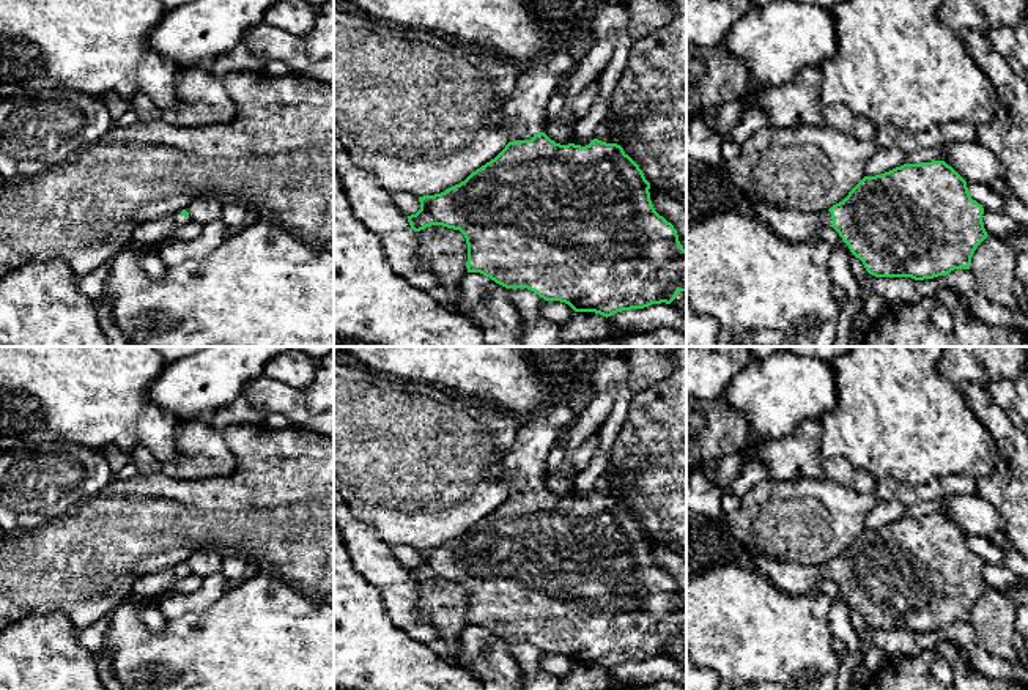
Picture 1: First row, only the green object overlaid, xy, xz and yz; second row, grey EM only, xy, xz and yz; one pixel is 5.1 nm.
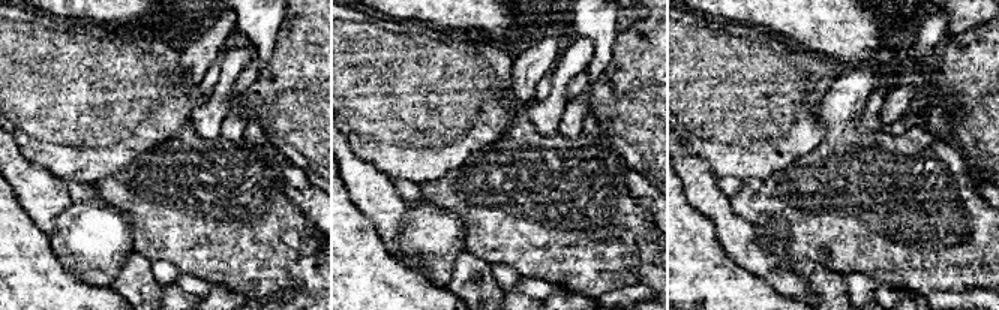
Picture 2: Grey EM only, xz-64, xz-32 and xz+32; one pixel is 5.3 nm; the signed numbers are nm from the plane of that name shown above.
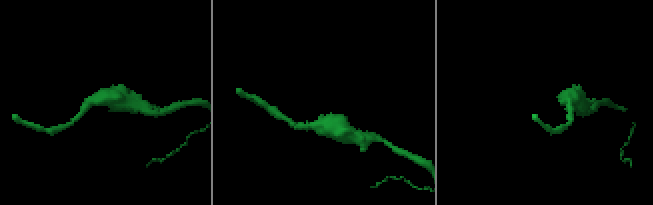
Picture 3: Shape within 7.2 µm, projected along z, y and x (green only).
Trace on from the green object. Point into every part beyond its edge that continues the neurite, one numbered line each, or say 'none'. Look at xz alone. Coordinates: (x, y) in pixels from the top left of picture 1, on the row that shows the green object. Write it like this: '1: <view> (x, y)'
1: xz (523, 112)

